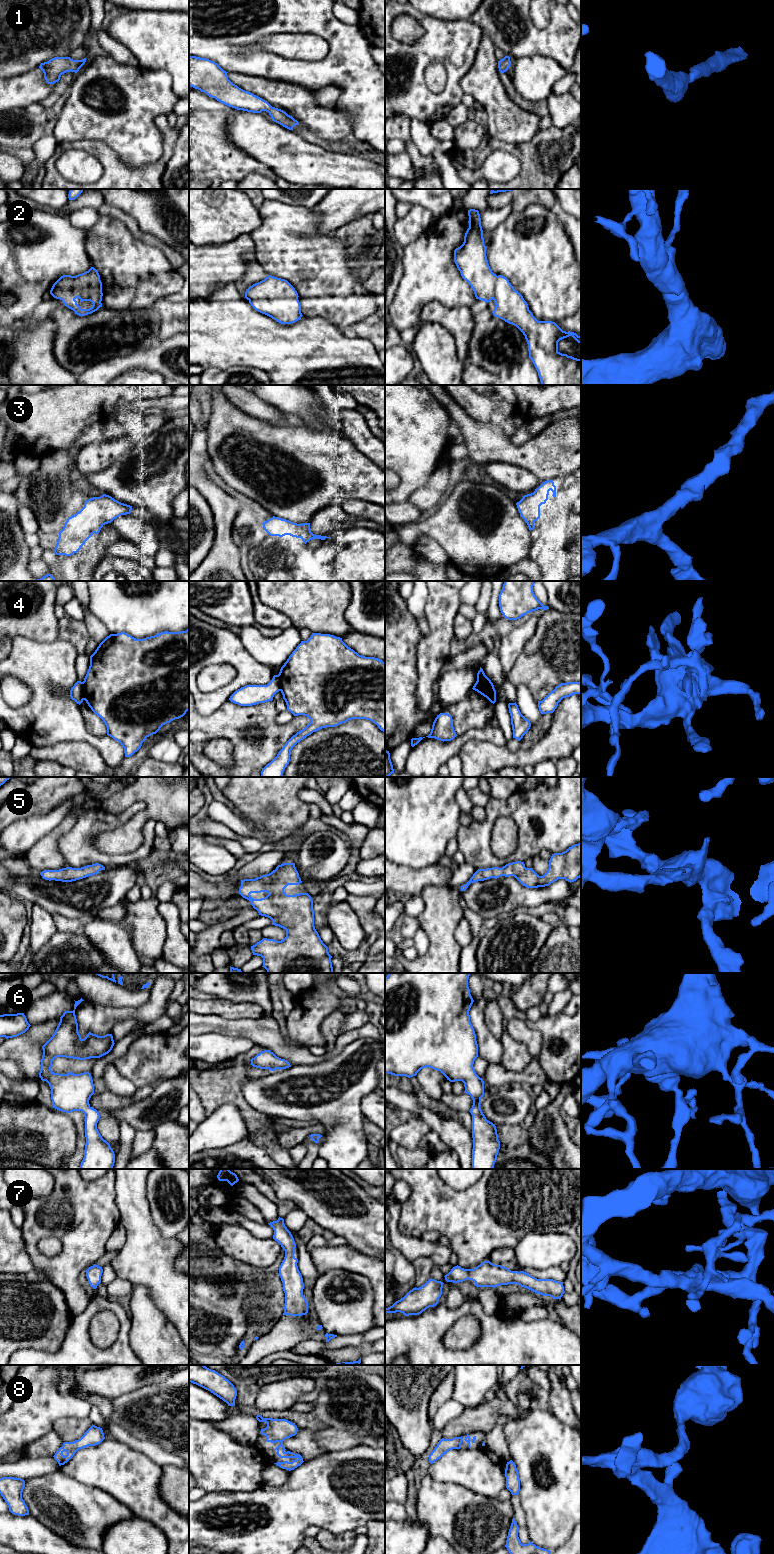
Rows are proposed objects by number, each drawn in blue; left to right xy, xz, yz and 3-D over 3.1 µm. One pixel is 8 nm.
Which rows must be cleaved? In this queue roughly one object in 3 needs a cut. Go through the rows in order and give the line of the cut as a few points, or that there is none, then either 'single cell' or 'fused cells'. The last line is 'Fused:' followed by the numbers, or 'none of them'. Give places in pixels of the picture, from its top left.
1: cut none; single cell
2: cut none; single cell
3: cut none; single cell
4: cut xy (82, 682), (84, 699); fused cells
5: cut none; single cell
6: cut none; single cell
7: cut none; single cell
8: cut none; single cell
Fused: 4

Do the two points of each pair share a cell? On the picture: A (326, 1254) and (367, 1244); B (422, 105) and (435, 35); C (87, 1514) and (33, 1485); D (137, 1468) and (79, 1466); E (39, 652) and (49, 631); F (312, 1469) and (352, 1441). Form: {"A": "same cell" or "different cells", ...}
{"A": "different cells", "B": "same cell", "C": "same cell", "D": "same cell", "E": "different cells", "F": "different cells"}

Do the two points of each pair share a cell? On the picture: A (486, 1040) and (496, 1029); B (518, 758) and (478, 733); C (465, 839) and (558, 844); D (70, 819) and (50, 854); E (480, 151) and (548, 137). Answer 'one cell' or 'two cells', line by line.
A: two cells
B: two cells
C: one cell
D: one cell
E: one cell

